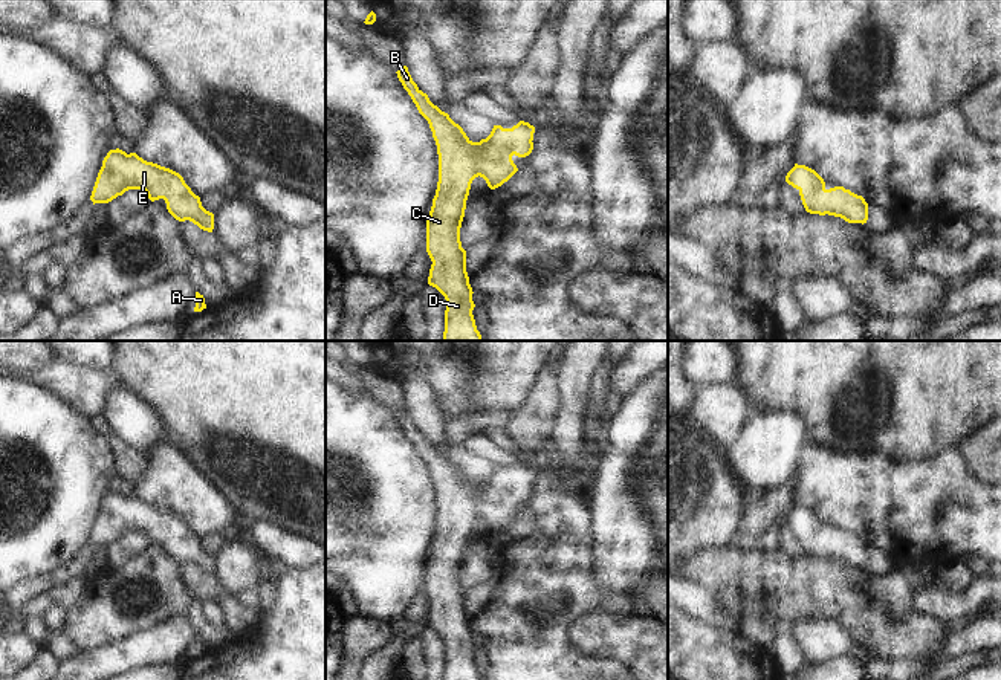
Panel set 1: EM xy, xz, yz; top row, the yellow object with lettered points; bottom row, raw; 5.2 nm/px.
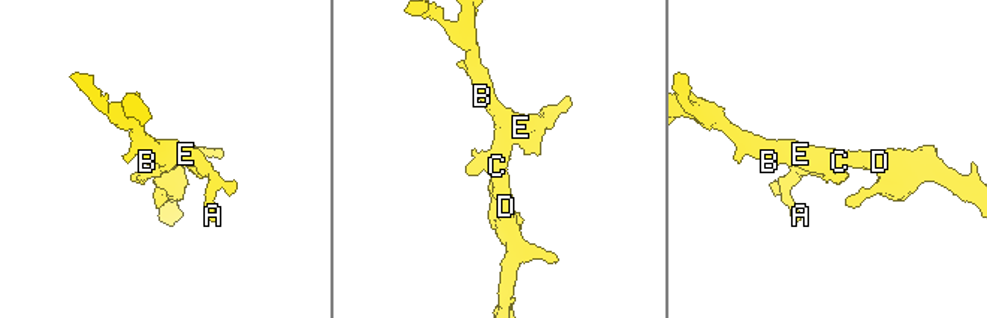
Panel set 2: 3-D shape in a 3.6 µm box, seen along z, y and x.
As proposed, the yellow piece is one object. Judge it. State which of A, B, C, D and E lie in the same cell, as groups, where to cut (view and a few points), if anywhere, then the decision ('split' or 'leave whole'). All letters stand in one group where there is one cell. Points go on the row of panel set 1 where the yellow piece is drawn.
A B C D E | no cut | leave whole

